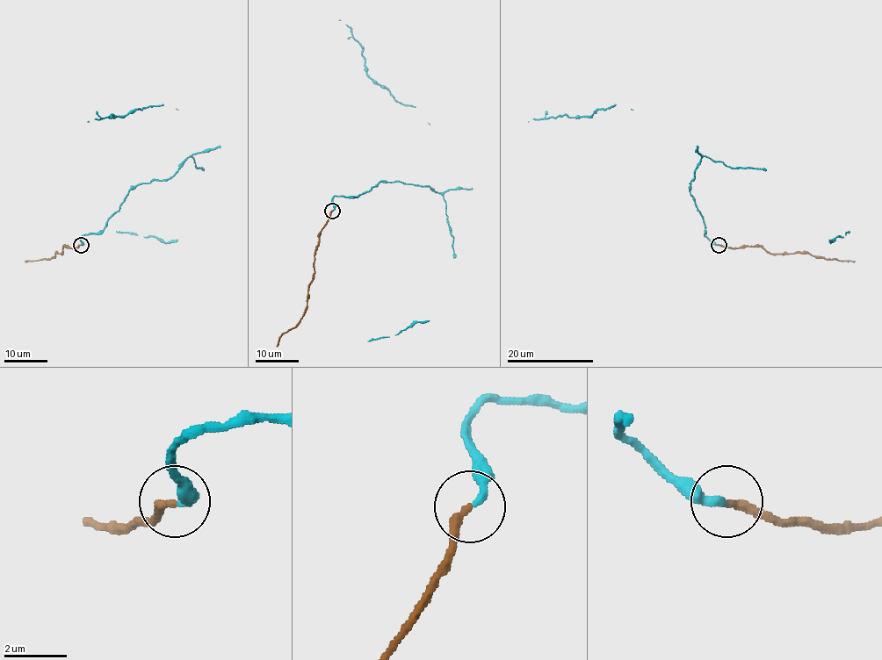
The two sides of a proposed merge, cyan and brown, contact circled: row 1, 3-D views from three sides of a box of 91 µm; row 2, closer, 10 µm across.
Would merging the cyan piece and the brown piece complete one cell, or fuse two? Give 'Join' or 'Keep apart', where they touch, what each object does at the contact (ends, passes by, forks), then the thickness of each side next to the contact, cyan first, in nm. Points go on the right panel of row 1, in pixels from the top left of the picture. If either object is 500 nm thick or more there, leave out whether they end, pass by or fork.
Join. Place: (719, 245). At the ring cyan ends. At the ring brown ends. Thickness 260 nm (cyan) against 280 nm

